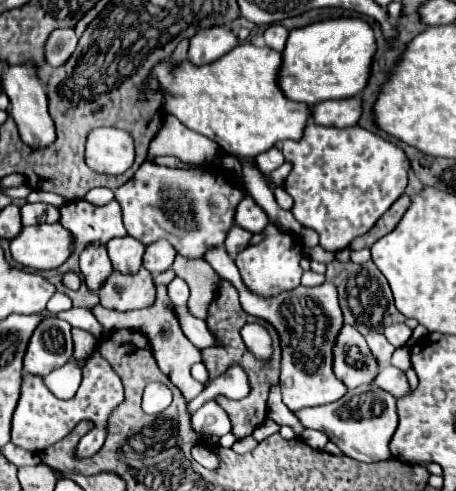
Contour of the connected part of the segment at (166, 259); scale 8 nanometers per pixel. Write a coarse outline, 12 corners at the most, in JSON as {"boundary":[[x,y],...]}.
{"boundary":[[166,240],[146,248],[142,266],[162,274],[172,266],[176,252]]}

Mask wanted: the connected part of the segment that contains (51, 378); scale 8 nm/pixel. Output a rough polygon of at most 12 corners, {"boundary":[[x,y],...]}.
{"boundary":[[70,360],[44,378],[54,396],[68,400],[76,394],[82,374]]}

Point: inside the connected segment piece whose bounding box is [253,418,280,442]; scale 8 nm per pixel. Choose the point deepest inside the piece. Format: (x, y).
(268, 427)

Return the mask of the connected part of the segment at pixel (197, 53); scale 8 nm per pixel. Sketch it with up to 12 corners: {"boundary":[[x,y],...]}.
{"boundary":[[222,26],[190,38],[188,62],[210,64],[238,44]]}

